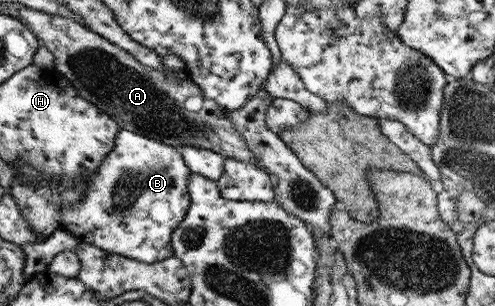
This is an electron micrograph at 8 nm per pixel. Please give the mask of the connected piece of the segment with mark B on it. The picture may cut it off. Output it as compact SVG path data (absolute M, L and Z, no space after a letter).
M120 130L115 139L115 150L104 159L98 173L90 179L90 185L83 195L83 201L65 205L61 209L61 229L76 236L79 242L96 244L109 252L116 252L144 263L162 262L172 257L174 247L171 238L175 227L187 215L190 209L190 175L191 168L183 159L180 148L160 143L146 135L134 131Z

